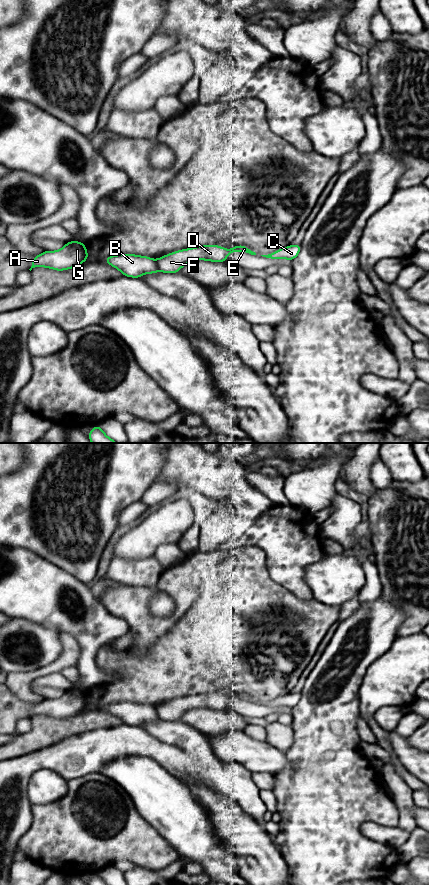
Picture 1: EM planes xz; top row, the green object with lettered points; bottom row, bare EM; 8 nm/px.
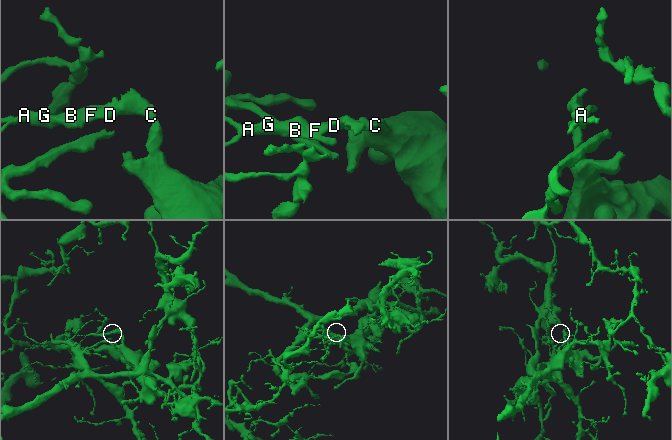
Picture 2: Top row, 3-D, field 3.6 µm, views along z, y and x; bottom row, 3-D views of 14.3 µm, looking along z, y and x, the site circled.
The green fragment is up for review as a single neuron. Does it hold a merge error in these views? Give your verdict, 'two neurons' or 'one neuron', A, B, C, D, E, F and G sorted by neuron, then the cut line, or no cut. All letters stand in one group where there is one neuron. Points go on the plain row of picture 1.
two neurons; groups A B G / C D E F; cut xz (155, 708), (159, 718)

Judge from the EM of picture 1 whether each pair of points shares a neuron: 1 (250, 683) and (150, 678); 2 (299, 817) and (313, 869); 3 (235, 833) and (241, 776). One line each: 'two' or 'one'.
1: one
2: one
3: two

